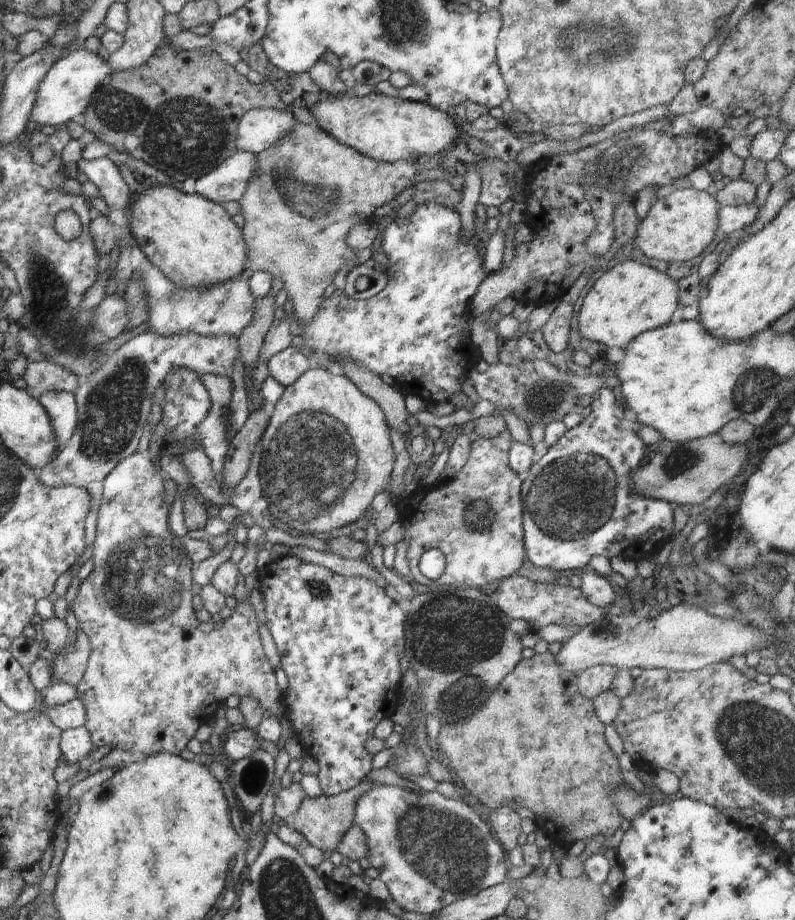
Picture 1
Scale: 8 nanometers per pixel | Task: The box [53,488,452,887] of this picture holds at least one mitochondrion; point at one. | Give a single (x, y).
(142, 580)

